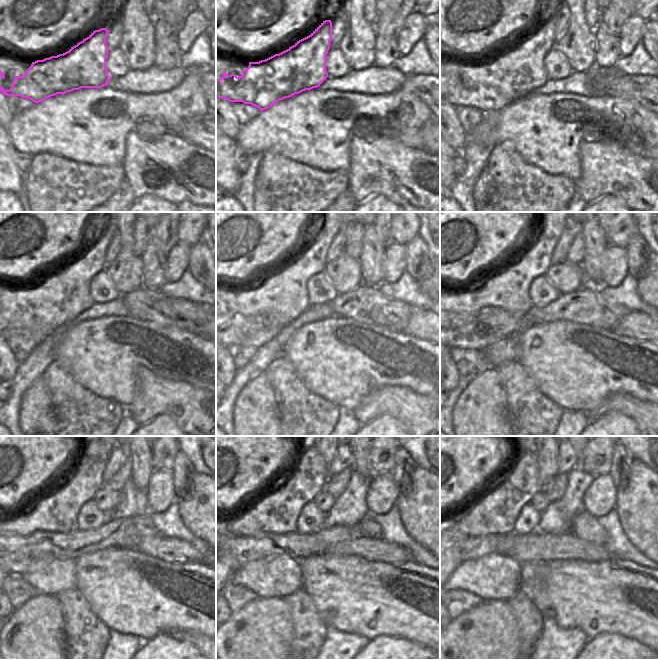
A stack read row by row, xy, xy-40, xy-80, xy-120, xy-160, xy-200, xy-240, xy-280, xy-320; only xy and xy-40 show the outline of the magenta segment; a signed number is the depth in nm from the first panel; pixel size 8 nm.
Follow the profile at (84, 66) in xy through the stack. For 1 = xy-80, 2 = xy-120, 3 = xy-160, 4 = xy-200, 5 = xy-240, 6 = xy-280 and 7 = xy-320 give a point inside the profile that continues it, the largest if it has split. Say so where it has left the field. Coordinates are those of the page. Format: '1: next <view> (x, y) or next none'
1: next xy-80 (516, 73)
2: next xy-120 (64, 294)
3: next xy-160 (283, 293)
4: next xy-200 (507, 289)
5: next xy-240 (57, 511)
6: next xy-280 (276, 512)
7: next xy-320 (495, 512)

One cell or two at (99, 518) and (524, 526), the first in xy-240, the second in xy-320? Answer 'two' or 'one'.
one

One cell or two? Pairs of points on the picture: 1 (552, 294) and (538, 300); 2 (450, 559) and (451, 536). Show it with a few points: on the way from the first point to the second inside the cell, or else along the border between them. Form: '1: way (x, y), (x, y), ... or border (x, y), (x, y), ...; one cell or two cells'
1: way (549, 294), (541, 297); one cell
2: way (450, 553), (450, 542); one cell

